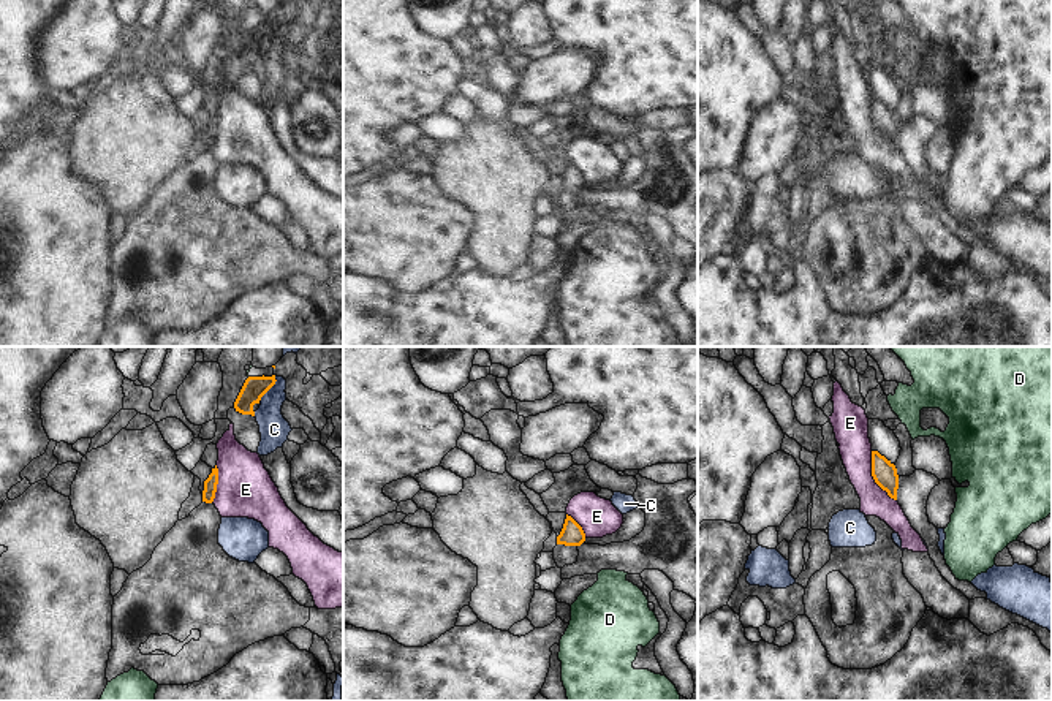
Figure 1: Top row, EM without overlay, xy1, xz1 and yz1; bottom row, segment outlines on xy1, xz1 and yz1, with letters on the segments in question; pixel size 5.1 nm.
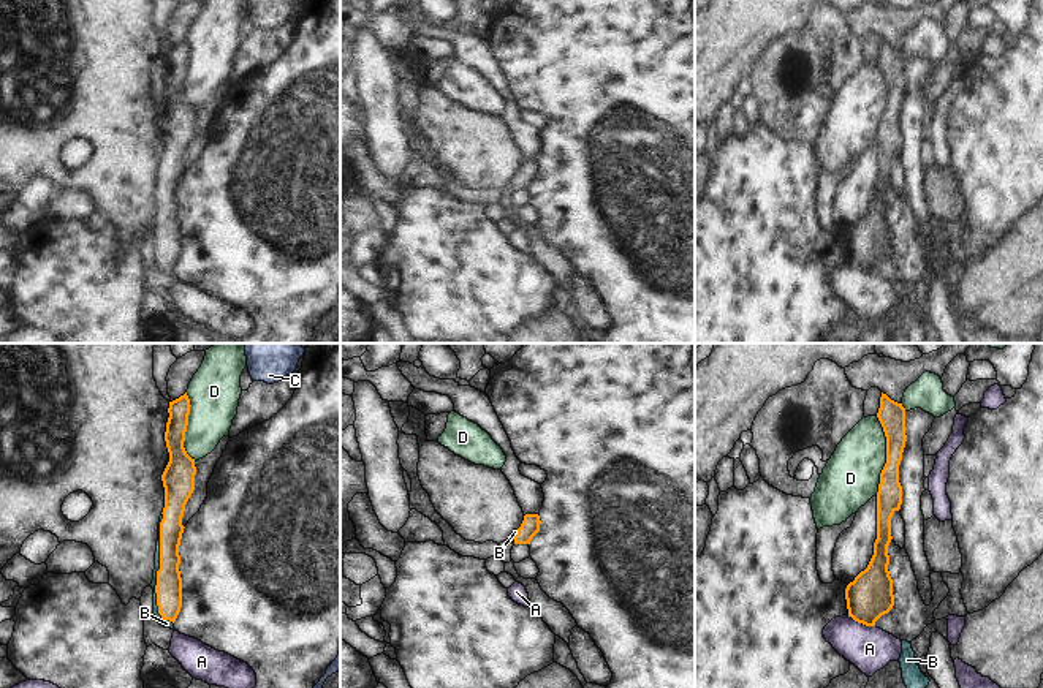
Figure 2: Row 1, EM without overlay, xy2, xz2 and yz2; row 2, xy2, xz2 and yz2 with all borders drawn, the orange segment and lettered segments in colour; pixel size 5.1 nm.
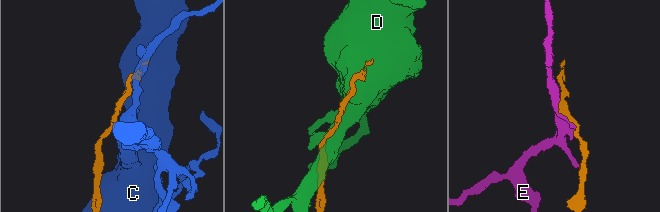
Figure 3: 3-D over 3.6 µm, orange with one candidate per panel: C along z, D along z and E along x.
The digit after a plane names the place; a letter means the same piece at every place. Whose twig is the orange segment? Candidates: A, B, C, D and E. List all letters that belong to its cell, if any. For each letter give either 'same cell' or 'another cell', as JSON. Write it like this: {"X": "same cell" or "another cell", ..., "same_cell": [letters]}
{"A": "another cell", "B": "same cell", "C": "another cell", "D": "another cell", "E": "another cell", "same_cell": ["B"]}

